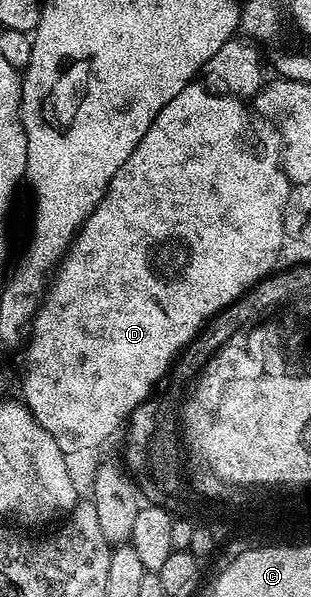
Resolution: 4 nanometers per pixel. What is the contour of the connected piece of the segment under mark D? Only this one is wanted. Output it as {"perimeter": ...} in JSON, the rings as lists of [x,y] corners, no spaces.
{"perimeter":[[[202,84],[186,86],[180,96],[174,97],[171,102],[164,104],[164,108],[160,108],[148,132],[144,132],[144,140],[136,144],[132,156],[128,156],[120,172],[112,176],[100,204],[96,204],[93,212],[86,217],[49,279],[24,342],[26,355],[22,358],[20,398],[40,428],[44,428],[44,432],[48,432],[48,436],[60,444],[67,456],[86,454],[89,450],[104,445],[117,430],[119,433],[132,411],[154,393],[159,383],[167,377],[166,369],[175,365],[178,355],[198,335],[207,321],[226,307],[237,303],[252,282],[264,277],[277,264],[278,257],[282,254],[282,241],[288,238],[284,230],[284,204],[288,204],[292,183],[280,161],[277,141],[274,143],[270,138],[262,138],[255,146],[250,143],[250,118],[252,119],[251,111],[243,99],[227,94],[213,94]]]}

